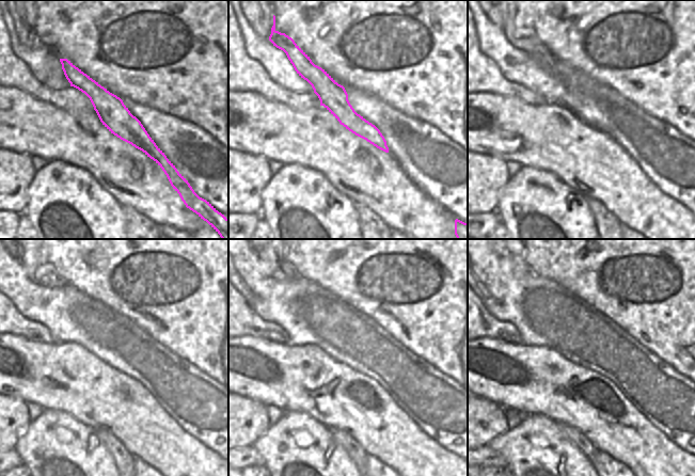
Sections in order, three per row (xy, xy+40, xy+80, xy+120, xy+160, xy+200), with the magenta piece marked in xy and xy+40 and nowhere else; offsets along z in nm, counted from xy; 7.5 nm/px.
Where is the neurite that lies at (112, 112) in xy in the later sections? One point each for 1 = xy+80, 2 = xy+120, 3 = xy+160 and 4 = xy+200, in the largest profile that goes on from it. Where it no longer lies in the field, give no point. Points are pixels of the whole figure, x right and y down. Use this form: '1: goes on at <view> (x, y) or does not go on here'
1: goes on at xy+80 (524, 38)
2: goes on at xy+120 (40, 271)
3: goes on at xy+160 (281, 270)
4: goes on at xy+200 (520, 269)

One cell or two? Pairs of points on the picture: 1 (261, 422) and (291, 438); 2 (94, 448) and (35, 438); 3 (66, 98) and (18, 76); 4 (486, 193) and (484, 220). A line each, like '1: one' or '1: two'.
1: two
2: one
3: one
4: two

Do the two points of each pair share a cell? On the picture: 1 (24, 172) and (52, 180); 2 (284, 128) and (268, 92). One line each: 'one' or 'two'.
1: two
2: two

